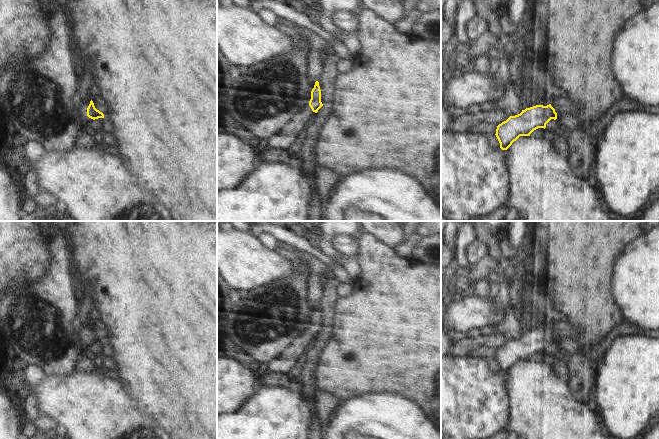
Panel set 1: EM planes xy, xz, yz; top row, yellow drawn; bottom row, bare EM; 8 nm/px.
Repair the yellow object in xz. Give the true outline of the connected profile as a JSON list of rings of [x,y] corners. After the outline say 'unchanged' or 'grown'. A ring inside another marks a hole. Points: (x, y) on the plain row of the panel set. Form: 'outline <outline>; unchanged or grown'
outline [[[316,305],[311,315],[309,328],[299,336],[290,346],[278,355],[274,360],[263,366],[263,370],[284,373],[292,377],[291,369],[296,363],[298,357],[305,352],[318,334],[323,330],[321,326],[321,314],[319,306]]]; grown

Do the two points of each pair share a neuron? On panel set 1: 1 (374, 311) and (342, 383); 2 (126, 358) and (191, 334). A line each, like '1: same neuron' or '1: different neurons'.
1: same neuron
2: same neuron

